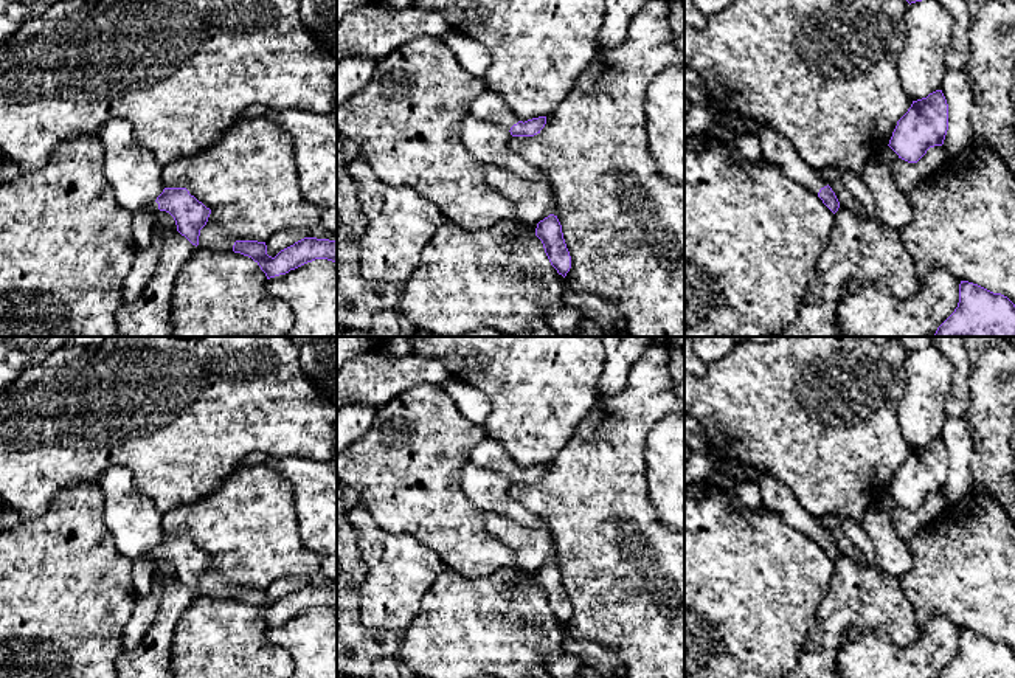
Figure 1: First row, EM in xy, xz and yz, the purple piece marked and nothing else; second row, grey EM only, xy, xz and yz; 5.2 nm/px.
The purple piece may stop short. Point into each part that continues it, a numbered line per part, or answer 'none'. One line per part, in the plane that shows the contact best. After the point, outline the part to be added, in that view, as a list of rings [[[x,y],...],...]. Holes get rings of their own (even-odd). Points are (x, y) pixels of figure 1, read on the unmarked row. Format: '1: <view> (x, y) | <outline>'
1: xz (489, 453) | [[[487,438],[476,448],[473,448],[473,451],[470,453],[470,461],[483,469],[503,473],[508,478],[511,478],[511,475],[518,469],[523,469],[492,438]]]

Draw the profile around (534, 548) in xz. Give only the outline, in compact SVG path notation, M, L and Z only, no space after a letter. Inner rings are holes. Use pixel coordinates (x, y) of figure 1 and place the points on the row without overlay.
M495 514L484 515L484 526L512 549L515 565L521 569L537 572L549 562L557 563L556 541L548 529L523 526Z

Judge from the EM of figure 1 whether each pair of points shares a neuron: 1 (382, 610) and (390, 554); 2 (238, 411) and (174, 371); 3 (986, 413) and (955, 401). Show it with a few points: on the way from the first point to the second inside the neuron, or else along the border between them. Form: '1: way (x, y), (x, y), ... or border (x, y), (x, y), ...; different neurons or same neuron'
1: way (390, 596), (390, 568); same neuron
2: way (222, 396), (196, 374), (190, 374); same neuron
3: border (970, 370), (969, 402), (961, 416); different neurons

